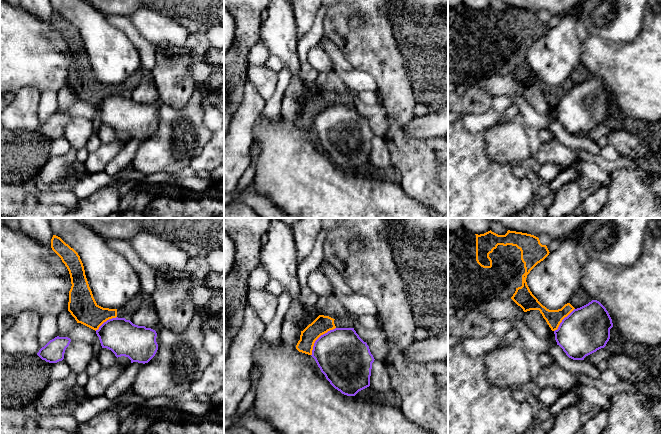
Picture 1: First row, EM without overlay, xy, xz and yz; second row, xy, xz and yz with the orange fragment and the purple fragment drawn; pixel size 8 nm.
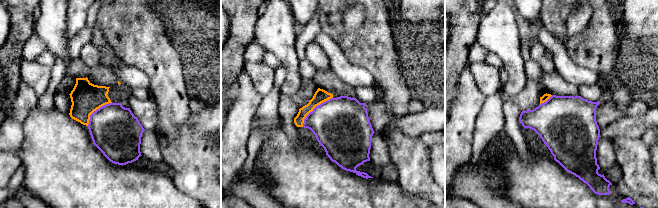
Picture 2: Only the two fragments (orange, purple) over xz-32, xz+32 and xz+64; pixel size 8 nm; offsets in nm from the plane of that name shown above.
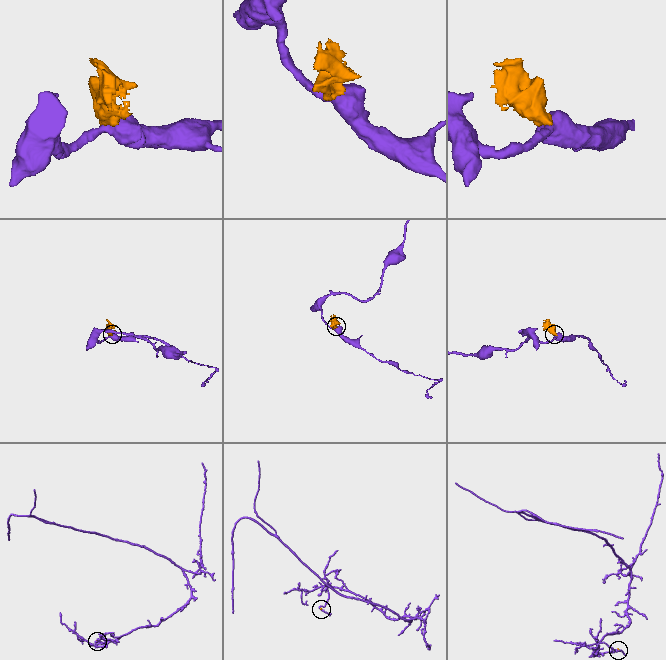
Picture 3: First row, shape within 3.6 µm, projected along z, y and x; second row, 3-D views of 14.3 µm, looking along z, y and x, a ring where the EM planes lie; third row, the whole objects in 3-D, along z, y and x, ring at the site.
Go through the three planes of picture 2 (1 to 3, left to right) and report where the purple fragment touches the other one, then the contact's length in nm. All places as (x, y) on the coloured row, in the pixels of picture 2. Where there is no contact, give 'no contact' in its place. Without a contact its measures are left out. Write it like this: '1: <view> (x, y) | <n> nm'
1: xz-32 (95, 110) | 280 nm
2: xz+32 (314, 107) | 340 nm
3: xz+64 (546, 100) | 130 nm

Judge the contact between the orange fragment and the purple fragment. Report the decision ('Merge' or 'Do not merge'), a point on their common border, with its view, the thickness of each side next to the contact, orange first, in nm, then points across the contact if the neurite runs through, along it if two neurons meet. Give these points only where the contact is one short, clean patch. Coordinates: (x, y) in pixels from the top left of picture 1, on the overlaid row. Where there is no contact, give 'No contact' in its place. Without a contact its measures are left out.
Do not merge. Touches orange at xz (318, 337). Thickness 150 nm (orange) against 420 nm. Boundary: xz (335, 327), (323, 333), (315, 341), (311, 355)

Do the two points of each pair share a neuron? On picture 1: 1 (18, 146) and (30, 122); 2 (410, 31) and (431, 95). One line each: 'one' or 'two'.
1: two
2: one

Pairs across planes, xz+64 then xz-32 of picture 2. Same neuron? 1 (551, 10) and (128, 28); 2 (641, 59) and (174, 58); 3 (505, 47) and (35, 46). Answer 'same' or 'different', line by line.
1: same
2: different
3: different

